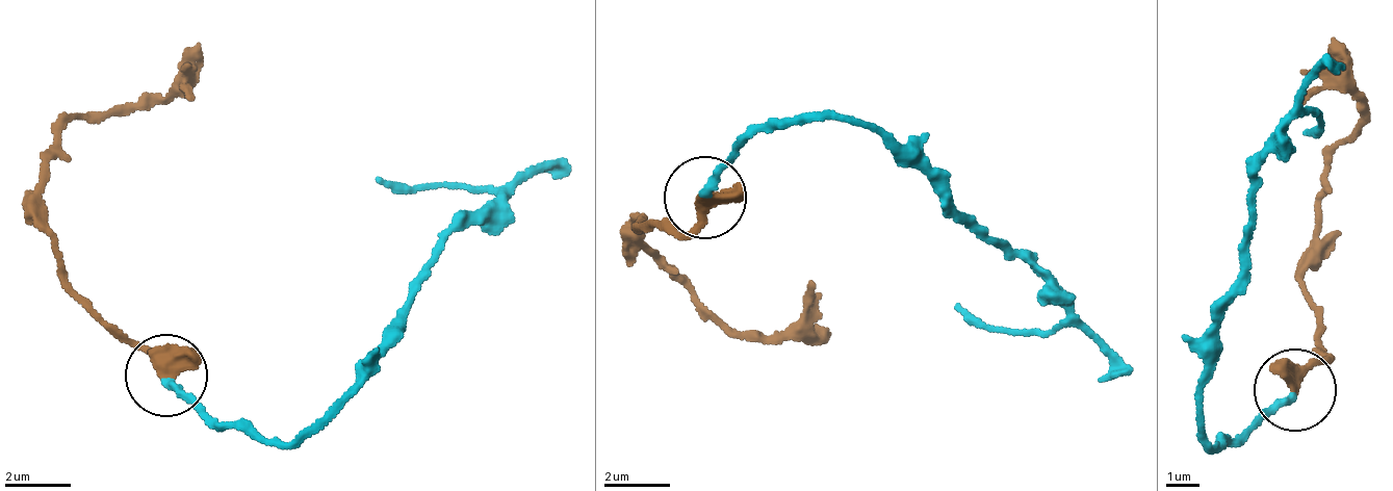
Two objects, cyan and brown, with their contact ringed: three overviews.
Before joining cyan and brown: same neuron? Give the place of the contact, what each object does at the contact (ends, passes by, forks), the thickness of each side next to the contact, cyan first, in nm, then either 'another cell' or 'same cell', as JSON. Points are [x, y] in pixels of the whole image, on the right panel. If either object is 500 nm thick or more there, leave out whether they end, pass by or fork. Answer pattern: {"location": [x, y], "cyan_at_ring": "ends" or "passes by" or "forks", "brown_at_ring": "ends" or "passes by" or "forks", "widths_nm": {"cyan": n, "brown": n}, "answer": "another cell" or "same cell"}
{"location": [1295, 389], "cyan_at_ring": "ends", "brown_at_ring": "passes by", "widths_nm": {"cyan": 240, "brown": 400}, "answer": "same cell"}

